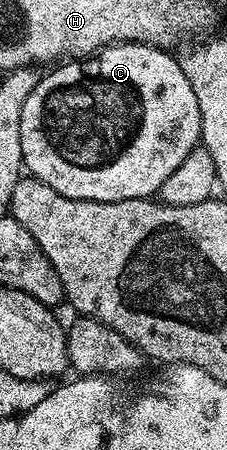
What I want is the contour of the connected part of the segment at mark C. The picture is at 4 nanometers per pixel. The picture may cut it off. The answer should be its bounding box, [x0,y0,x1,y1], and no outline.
[21,45,203,201]

